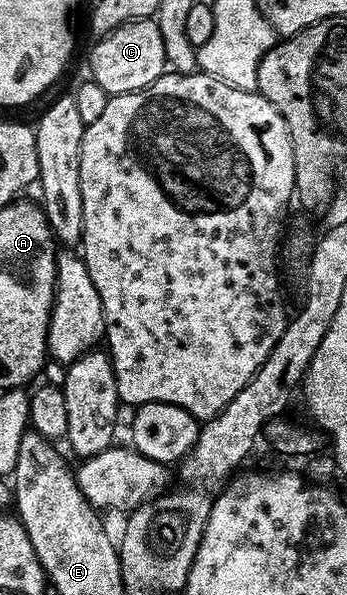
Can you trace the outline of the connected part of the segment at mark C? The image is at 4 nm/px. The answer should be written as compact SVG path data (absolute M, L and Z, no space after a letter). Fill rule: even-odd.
M154 18L133 21L113 29L113 33L94 40L91 47L90 82L101 85L108 97L121 93L133 93L151 87L168 70L165 57L165 41Z

